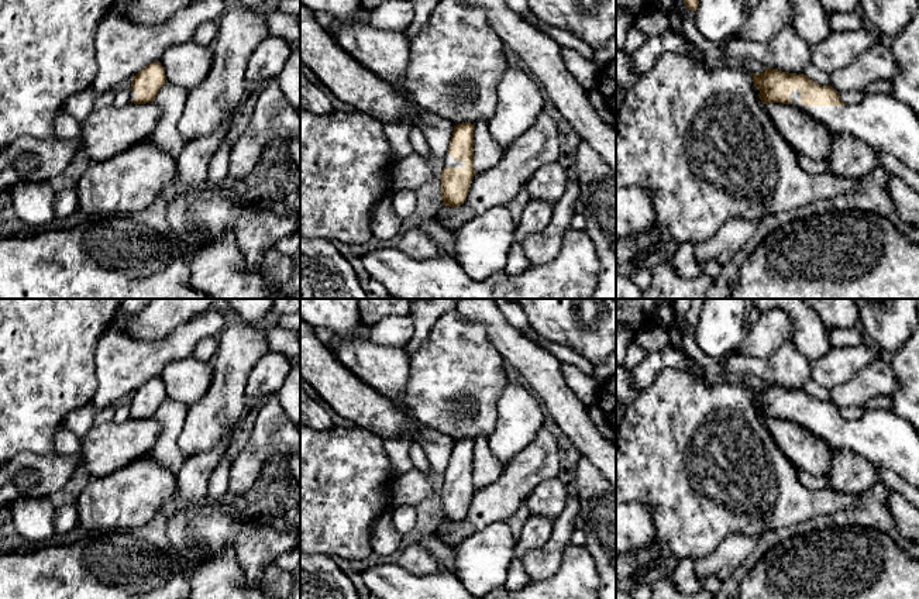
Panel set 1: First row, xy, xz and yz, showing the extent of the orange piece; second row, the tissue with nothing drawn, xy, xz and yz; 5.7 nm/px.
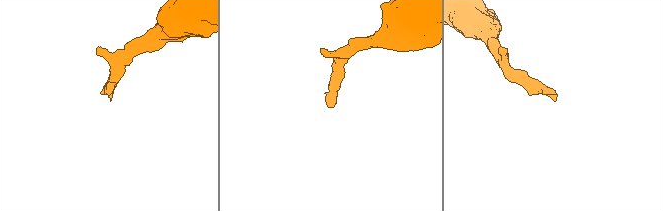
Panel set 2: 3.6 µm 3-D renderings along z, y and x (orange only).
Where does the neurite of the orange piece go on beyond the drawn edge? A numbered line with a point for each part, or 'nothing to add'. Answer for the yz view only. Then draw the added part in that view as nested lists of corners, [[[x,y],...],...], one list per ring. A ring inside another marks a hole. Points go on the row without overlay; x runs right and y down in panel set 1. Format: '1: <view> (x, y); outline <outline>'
1: yz (883, 437); outline [[[796,405],[789,414],[792,421],[823,438],[832,448],[850,448],[875,467],[885,467],[919,488],[919,433],[911,421],[895,414],[891,409],[864,407],[860,419],[844,421],[802,421],[801,409]]]

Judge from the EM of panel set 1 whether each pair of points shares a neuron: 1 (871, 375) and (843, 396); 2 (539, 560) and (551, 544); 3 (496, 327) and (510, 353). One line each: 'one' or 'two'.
1: one
2: one
3: one

